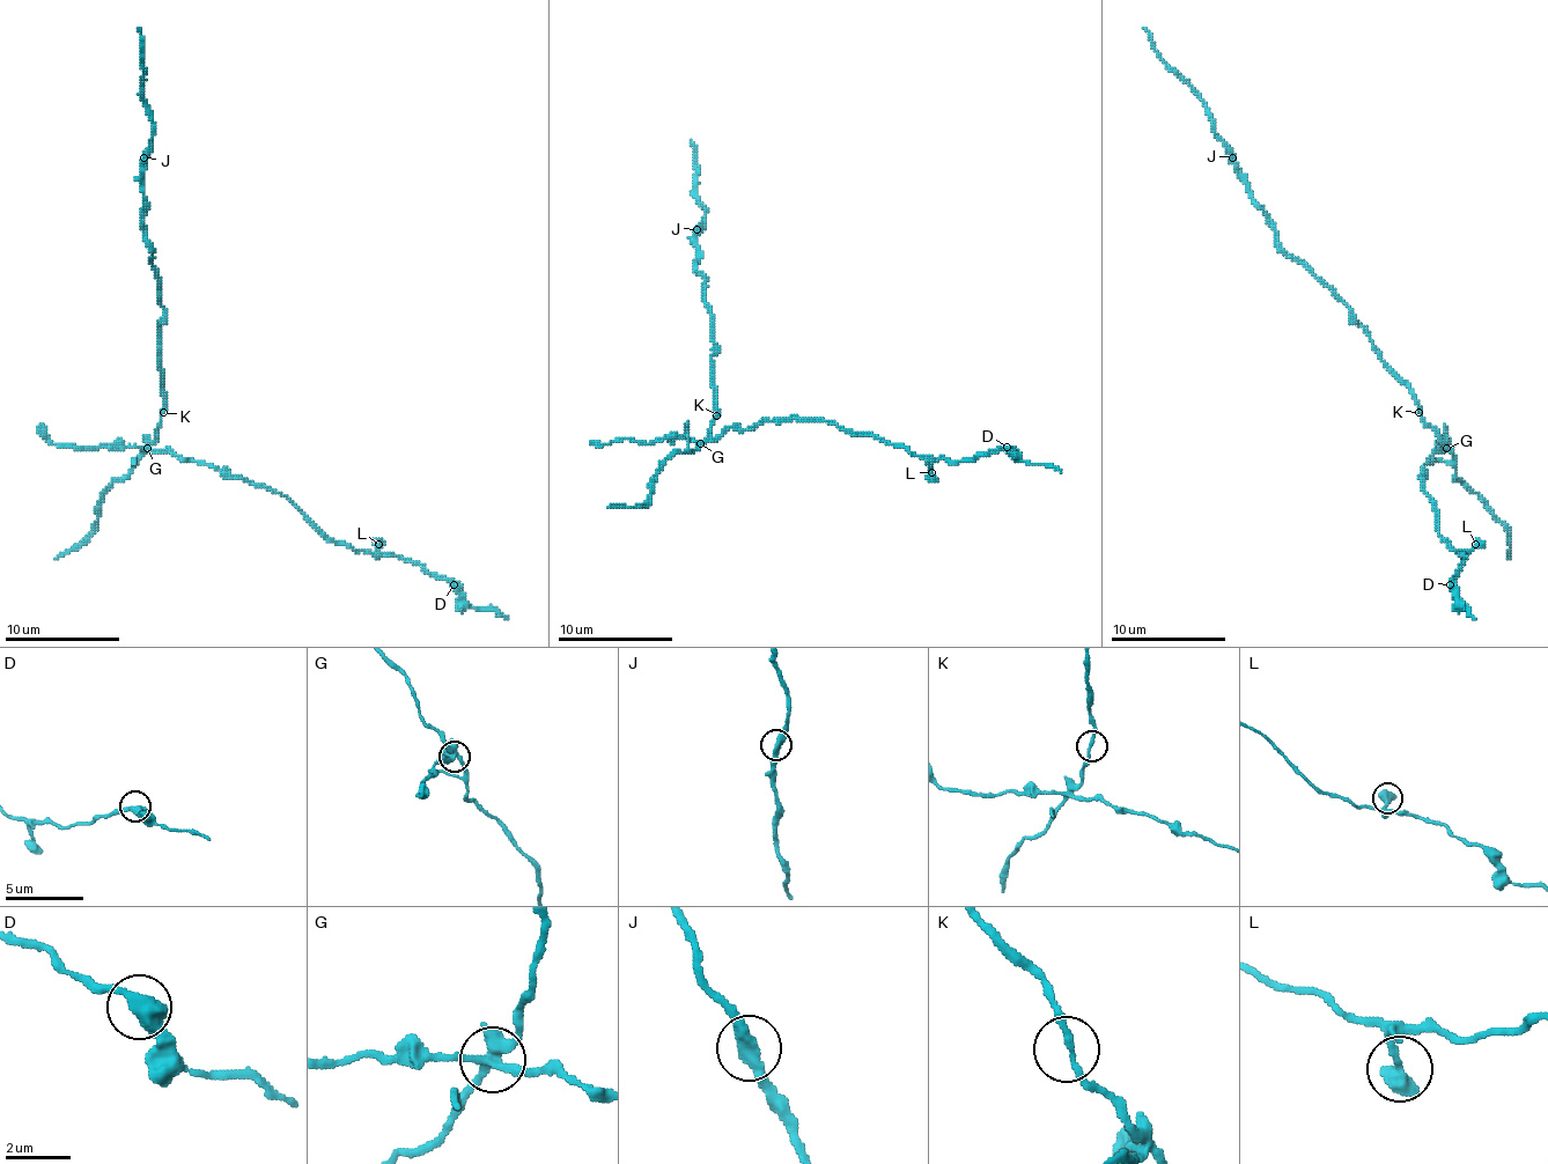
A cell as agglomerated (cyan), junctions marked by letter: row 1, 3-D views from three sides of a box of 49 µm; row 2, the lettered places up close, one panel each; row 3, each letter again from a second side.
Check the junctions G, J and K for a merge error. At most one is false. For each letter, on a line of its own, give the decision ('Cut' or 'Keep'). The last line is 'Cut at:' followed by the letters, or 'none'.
G: Cut
J: Keep
K: Keep
Cut at: G

